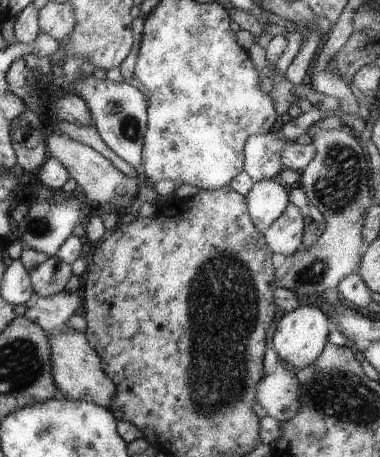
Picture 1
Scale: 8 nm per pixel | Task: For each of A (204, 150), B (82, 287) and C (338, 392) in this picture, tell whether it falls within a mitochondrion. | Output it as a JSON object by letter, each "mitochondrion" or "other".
{"A":"other","B":"other","C":"mitochondrion"}

